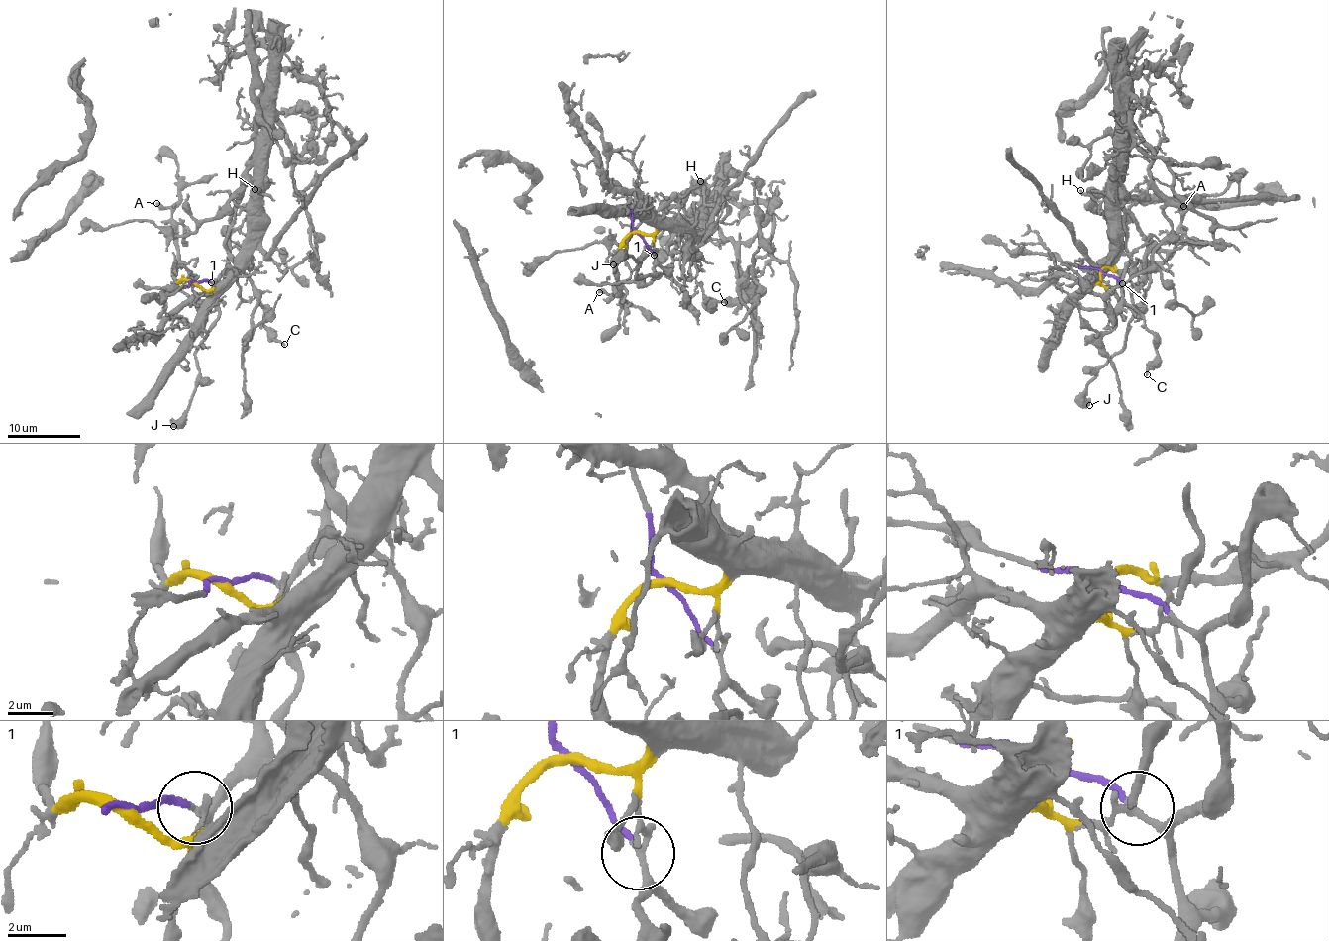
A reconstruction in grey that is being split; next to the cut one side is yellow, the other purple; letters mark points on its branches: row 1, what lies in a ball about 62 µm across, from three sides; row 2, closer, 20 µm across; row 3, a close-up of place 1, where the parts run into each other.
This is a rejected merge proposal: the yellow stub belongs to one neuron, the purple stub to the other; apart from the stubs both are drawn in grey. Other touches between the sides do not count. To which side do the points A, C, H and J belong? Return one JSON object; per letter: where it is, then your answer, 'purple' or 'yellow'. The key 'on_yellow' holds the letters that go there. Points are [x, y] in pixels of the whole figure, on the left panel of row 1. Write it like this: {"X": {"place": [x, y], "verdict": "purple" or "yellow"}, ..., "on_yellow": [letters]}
{"A": {"place": [156, 203], "verdict": "yellow"}, "C": {"place": [284, 344], "verdict": "purple"}, "H": {"place": [255, 189], "verdict": "yellow"}, "J": {"place": [173, 426], "verdict": "purple"}, "on_yellow": ["A", "H"]}

